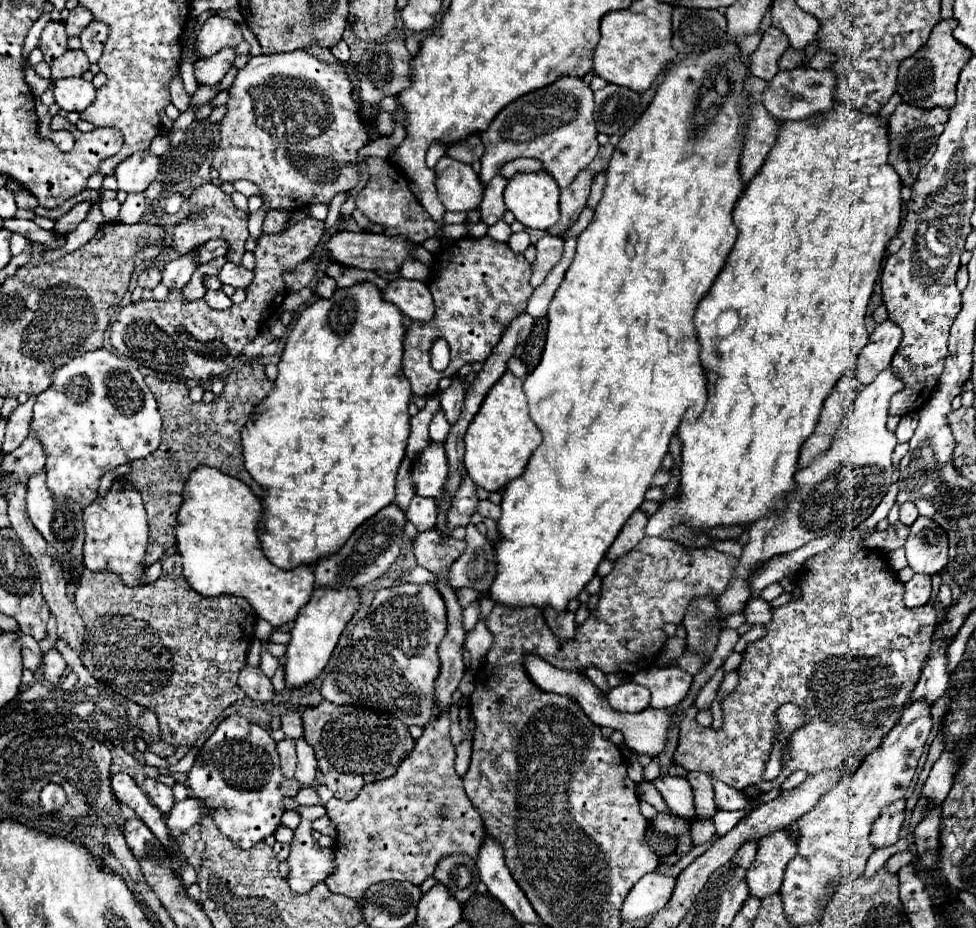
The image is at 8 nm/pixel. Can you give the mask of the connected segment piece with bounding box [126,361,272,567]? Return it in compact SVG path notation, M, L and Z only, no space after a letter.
M240 363L224 379L224 391L214 397L212 403L194 403L188 397L188 387L178 381L162 381L146 377L146 385L156 397L158 411L162 415L162 441L160 447L144 459L130 463L126 479L136 491L140 491L148 513L148 549L144 555L144 567L156 563L168 547L176 543L176 513L182 503L182 489L190 471L202 463L220 469L226 475L236 475L244 481L256 497L262 497L262 487L250 477L242 463L240 431L254 413L254 407L272 391L272 381L264 373L262 363Z

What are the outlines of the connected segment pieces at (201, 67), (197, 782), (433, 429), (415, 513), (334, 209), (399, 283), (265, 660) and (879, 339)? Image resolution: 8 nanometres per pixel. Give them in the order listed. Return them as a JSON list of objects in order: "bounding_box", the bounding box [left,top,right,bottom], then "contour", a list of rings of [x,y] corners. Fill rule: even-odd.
[{"bounding_box":[196,49,234,85],"contour":[[[222,49],[212,57],[200,57],[196,61],[196,81],[204,85],[218,85],[234,63],[234,49]]]},{"bounding_box":[188,715,302,849],"contour":[[[240,715],[226,717],[202,745],[190,769],[188,787],[206,807],[214,809],[216,827],[242,849],[250,849],[264,841],[266,835],[272,835],[286,811],[284,799],[296,797],[302,789],[296,779],[286,779],[280,773],[276,741],[270,733]]]},{"bounding_box":[430,411,450,443],"contour":[[[438,411],[438,413],[432,417],[432,421],[430,421],[430,439],[436,441],[436,443],[442,443],[444,437],[448,435],[448,429],[450,429],[450,425],[448,425],[448,421],[444,419],[444,413]]]},{"bounding_box":[406,495,436,531],"contour":[[[414,495],[408,511],[406,511],[406,519],[410,523],[414,523],[414,527],[418,531],[428,531],[428,529],[434,529],[436,527],[436,505],[432,499],[426,499],[426,497],[420,497],[420,495]]]},{"bounding_box":[326,195,346,227],"contour":[[[336,195],[334,197],[334,201],[328,205],[328,217],[326,217],[326,227],[332,227],[336,221],[338,221],[338,217],[340,217],[340,207],[342,207],[342,203],[346,201],[346,195]]]},{"bounding_box":[382,279,434,321],"contour":[[[394,279],[382,289],[382,299],[394,303],[404,315],[414,321],[430,321],[434,315],[432,295],[424,281],[410,281],[410,279]]]},{"bounding_box":[260,641,280,677],"contour":[[[264,641],[264,643],[262,643],[262,655],[260,655],[260,669],[262,669],[268,677],[272,677],[274,671],[276,671],[276,667],[278,667],[278,663],[280,663],[280,661],[268,653],[268,641]]]},{"bounding_box":[854,319,902,385],"contour":[[[886,319],[884,323],[876,325],[874,333],[870,335],[868,345],[860,351],[854,375],[862,385],[868,385],[876,379],[876,375],[890,365],[894,351],[898,349],[902,339],[902,331],[896,323]]]}]

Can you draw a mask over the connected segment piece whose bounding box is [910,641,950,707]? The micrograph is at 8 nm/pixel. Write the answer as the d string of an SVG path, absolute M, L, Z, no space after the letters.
M934 641L930 657L926 659L926 665L922 669L920 681L910 697L910 703L926 701L930 707L936 705L936 701L948 689L948 681L950 677L946 675L946 647L940 647L940 641Z

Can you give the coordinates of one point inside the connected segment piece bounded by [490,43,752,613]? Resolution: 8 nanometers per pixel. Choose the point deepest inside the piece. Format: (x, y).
(621, 365)

